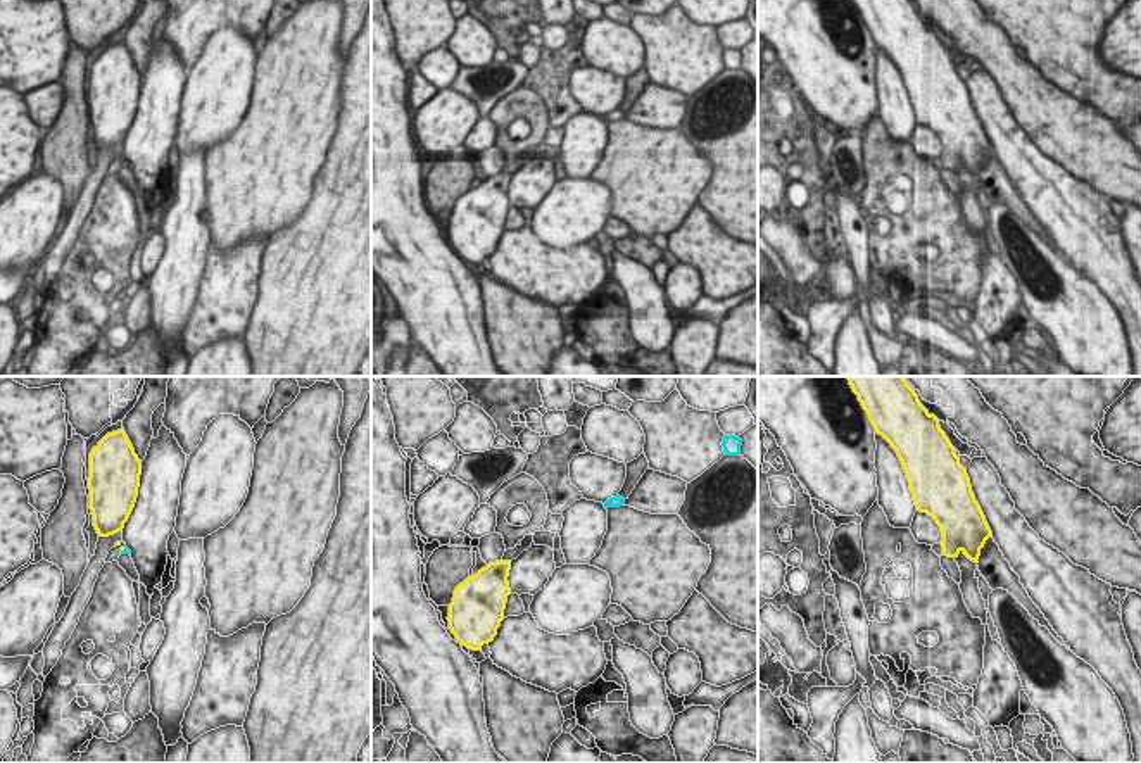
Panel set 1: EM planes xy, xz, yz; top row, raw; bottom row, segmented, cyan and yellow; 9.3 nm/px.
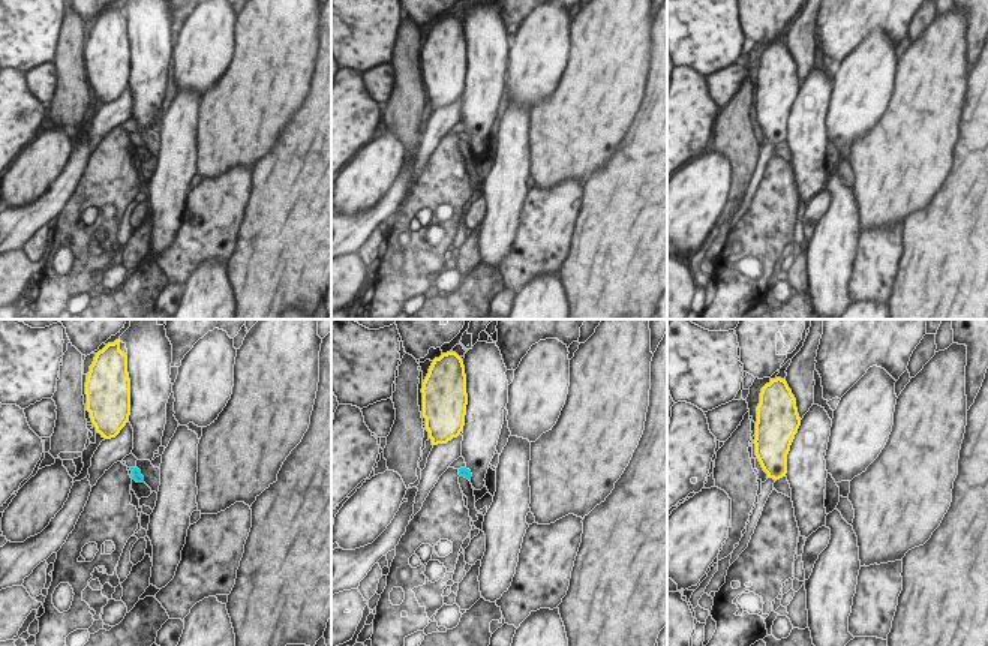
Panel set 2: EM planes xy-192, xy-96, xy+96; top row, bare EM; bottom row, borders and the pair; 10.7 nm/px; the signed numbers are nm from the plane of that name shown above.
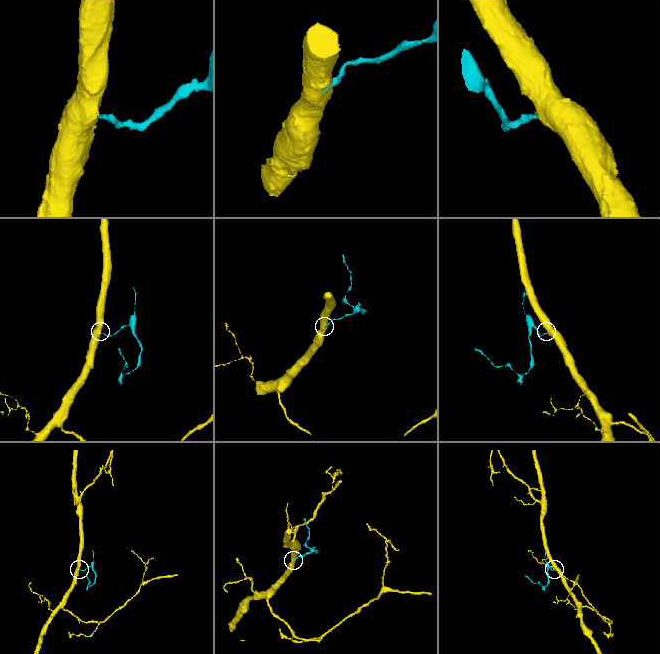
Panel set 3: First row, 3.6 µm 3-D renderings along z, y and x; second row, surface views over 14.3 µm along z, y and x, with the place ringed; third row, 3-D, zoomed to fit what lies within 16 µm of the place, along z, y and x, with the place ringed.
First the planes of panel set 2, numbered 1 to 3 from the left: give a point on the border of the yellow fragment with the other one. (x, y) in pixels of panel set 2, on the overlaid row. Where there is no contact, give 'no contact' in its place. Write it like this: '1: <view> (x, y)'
1: no contact
2: no contact
3: no contact

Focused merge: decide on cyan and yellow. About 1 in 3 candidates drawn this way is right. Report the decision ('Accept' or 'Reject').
Accept.

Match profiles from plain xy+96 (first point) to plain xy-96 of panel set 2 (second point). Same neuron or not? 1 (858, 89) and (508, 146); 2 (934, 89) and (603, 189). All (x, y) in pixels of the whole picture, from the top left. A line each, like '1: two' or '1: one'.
1: two
2: two

